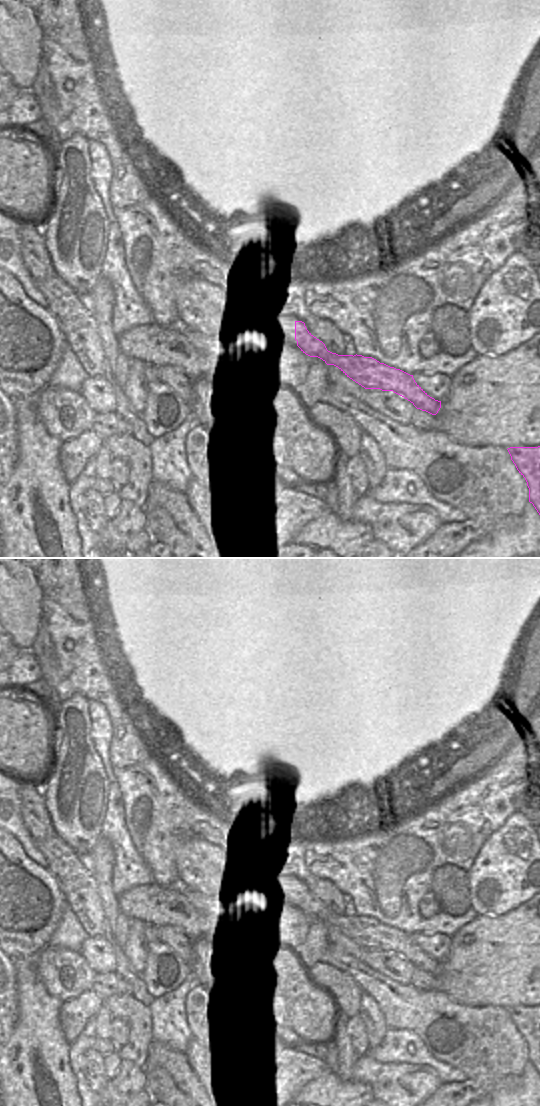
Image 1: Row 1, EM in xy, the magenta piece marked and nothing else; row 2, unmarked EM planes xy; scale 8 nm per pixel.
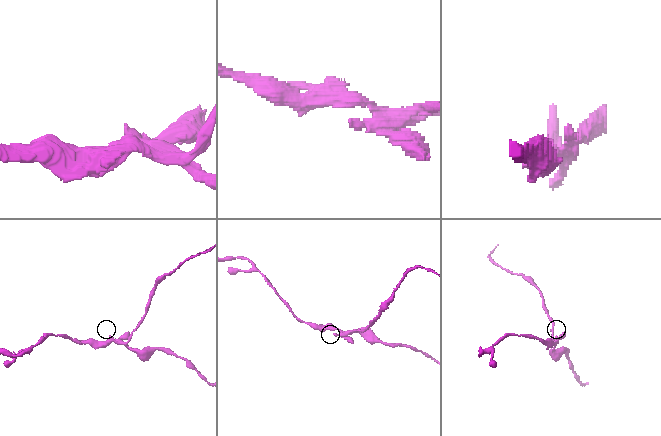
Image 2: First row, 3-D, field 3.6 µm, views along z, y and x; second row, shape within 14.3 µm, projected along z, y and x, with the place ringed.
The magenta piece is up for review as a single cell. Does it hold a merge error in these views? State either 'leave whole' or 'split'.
split

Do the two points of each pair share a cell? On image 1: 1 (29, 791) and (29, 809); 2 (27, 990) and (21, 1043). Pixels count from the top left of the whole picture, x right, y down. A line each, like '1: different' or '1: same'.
1: same
2: same

